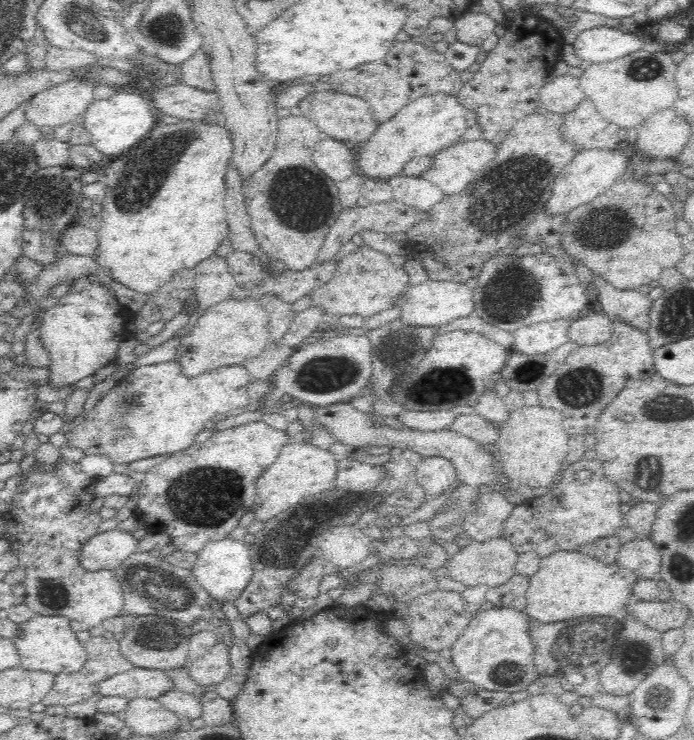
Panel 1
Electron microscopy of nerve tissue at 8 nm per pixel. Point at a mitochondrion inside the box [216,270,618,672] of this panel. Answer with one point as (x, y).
(577, 643)

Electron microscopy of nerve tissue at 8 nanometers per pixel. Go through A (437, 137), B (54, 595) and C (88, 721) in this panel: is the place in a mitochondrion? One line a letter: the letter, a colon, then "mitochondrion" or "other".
A: other
B: mitochondrion
C: other

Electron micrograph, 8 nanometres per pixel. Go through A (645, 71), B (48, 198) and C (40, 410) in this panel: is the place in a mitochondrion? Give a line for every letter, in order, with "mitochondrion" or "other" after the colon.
A: mitochondrion
B: mitochondrion
C: other

